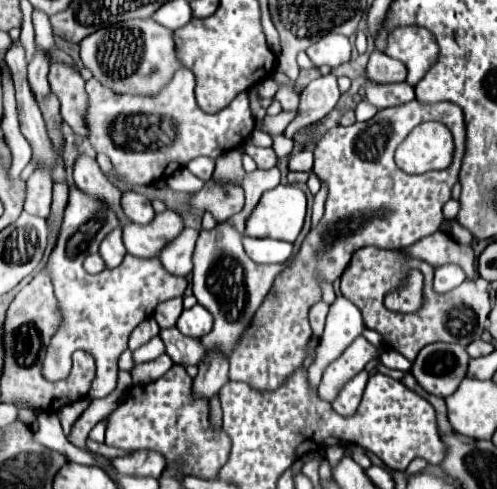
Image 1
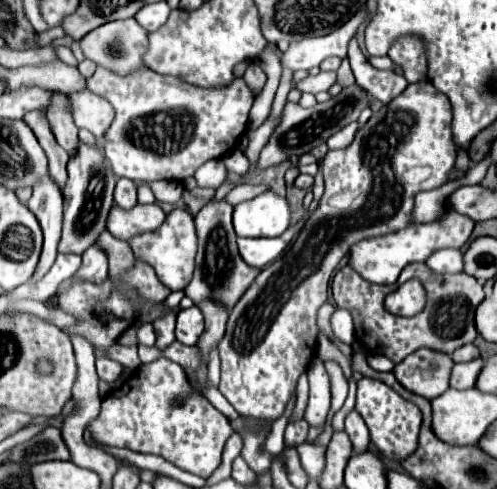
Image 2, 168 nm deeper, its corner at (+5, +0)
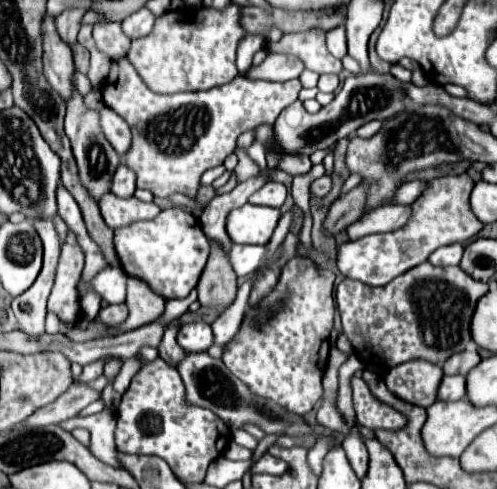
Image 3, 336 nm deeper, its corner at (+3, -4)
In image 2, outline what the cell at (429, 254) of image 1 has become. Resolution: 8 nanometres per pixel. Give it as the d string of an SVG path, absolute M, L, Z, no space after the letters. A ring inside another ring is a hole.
M447 207L447 213L441 221L427 223L427 225L415 223L409 229L403 229L401 233L391 233L391 235L381 235L381 237L371 237L371 239L359 241L353 247L353 251L349 253L349 265L353 269L357 269L359 275L371 283L393 285L405 265L425 263L439 249L463 249L463 245L467 243L471 231L473 231L473 225L475 225L475 221L471 221L469 217L459 215Z

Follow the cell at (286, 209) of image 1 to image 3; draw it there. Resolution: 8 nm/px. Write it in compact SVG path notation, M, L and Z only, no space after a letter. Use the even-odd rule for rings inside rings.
M247 203L227 217L227 235L239 245L267 245L279 217L279 209Z

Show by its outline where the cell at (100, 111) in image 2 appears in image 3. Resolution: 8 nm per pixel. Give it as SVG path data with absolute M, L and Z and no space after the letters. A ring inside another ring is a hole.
M109 107L99 109L99 113L101 113L101 125L103 125L105 137L111 141L113 149L123 157L123 153L127 153L131 147L131 127L123 117L119 117Z

